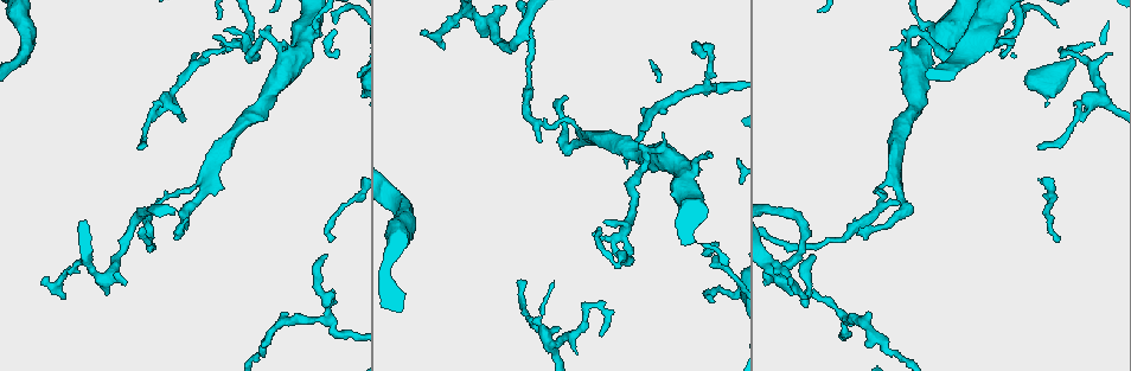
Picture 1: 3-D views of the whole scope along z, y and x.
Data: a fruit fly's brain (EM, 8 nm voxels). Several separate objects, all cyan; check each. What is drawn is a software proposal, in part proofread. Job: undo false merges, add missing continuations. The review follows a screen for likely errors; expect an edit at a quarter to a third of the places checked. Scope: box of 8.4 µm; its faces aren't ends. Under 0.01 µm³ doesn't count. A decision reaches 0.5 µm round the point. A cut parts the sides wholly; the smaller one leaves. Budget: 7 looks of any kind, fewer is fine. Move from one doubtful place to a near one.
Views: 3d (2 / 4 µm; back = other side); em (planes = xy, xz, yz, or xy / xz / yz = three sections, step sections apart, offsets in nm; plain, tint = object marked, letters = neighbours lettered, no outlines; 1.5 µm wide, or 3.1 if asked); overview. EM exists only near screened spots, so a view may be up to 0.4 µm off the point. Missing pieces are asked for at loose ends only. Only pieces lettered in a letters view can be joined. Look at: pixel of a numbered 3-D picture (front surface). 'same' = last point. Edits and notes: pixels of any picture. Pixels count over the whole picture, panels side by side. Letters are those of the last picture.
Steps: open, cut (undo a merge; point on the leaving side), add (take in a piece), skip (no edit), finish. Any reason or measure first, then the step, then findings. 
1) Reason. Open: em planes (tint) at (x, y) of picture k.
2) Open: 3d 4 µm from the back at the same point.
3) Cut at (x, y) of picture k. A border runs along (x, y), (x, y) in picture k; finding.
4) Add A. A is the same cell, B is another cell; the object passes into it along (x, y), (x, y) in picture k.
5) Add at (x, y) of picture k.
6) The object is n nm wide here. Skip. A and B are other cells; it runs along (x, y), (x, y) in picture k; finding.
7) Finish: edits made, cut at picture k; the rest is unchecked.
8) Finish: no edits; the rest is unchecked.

An open end. Open: 3d 4 µm from the back at (63, 298) of picture 1.

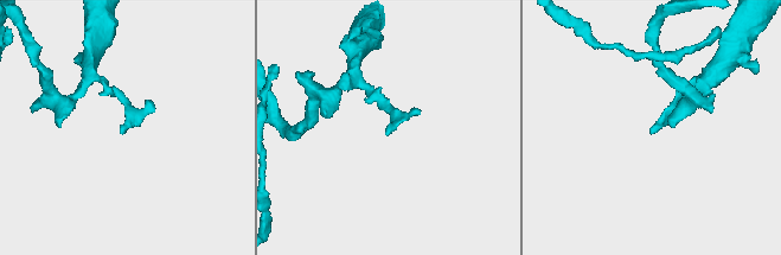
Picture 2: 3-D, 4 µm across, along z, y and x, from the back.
Now the EM. Open: em xz step 4 (letters) at (650, 130) of picture 2.

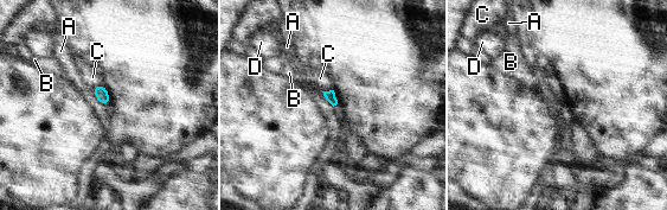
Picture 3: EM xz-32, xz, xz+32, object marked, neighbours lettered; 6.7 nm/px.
Cut it another way. Open: em planes (letters) at the same point.

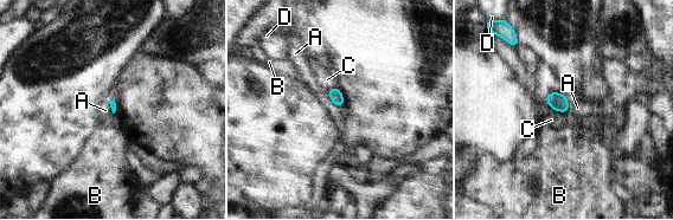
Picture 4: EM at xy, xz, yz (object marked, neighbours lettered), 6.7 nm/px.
Skip. A, B, C and D are other cells; a border runs along (326, 90), (329, 99), (339, 109) in picture 4; no lettered piece goes on from it.

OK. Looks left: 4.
Sharp bend. Open: 3d 4 µm at (810, 294) of picture 1.

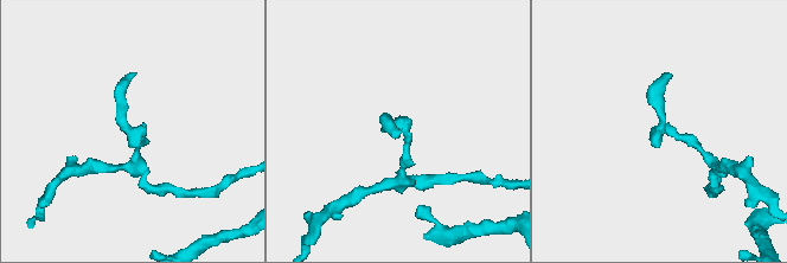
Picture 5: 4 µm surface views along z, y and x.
The arms are 180, 200 nm wide; need the tissue. Open: em planes (letters) at (135, 128) of picture 5.

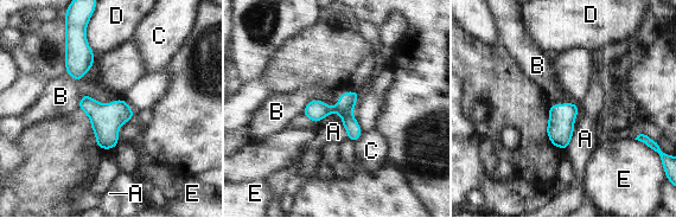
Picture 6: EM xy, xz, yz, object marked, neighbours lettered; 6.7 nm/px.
The object is 150 nm wide here. Skip. A, B, C, D and E are other cells; a border runs along (339, 93), (301, 113) in picture 6; one neuron here.

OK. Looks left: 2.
Branch stops here. Open: em planes (plain) at (145, 147) of picture 1.

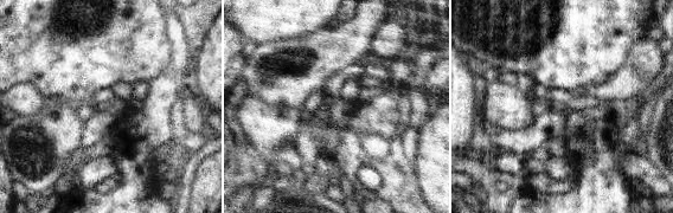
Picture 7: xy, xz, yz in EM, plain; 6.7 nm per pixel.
Open: em planes (letters) at the same point.

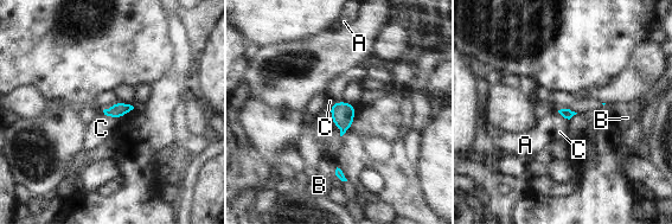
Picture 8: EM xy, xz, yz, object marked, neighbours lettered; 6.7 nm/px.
Skip. A, B and C are other cells; a border runs along (102, 112), (117, 119) in picture 8; none of them fits.

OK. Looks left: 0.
Finish: no edits; the rest is unchecked.

